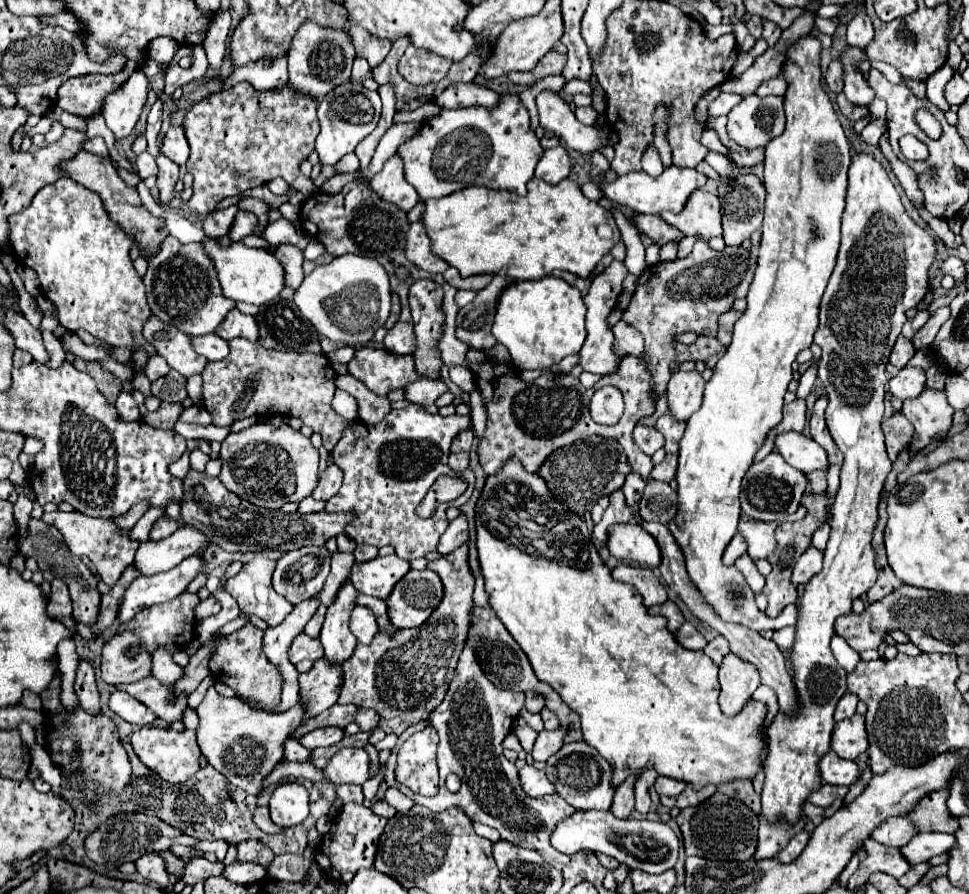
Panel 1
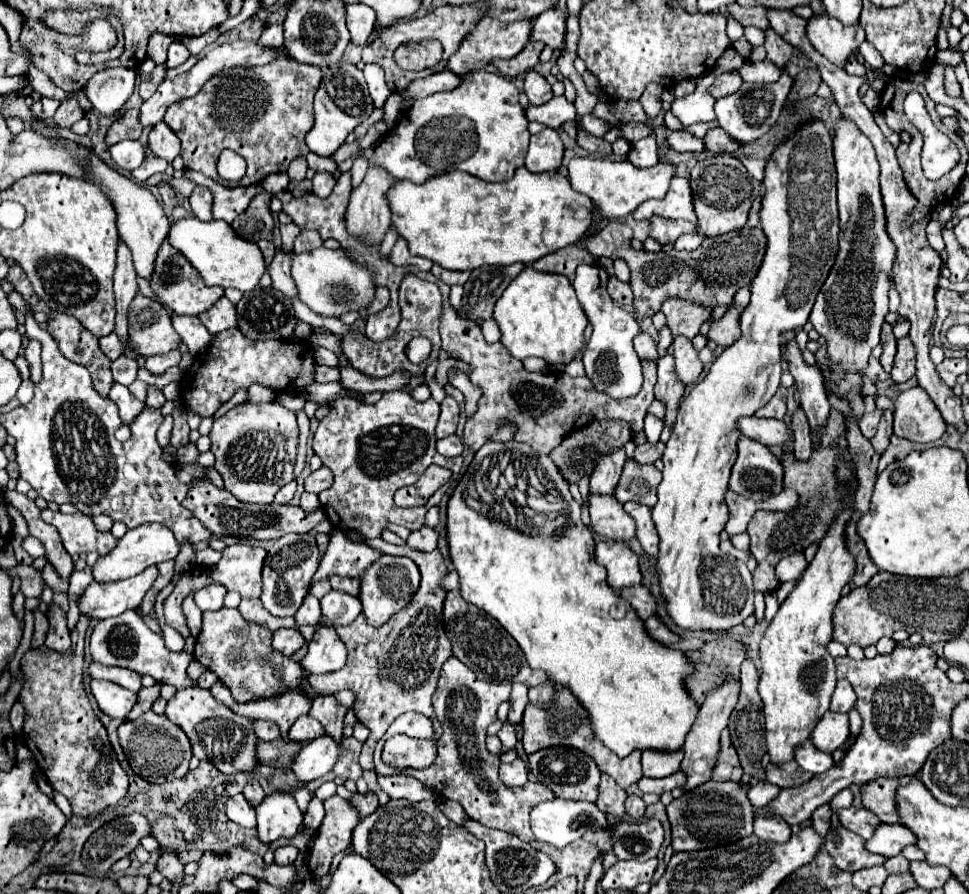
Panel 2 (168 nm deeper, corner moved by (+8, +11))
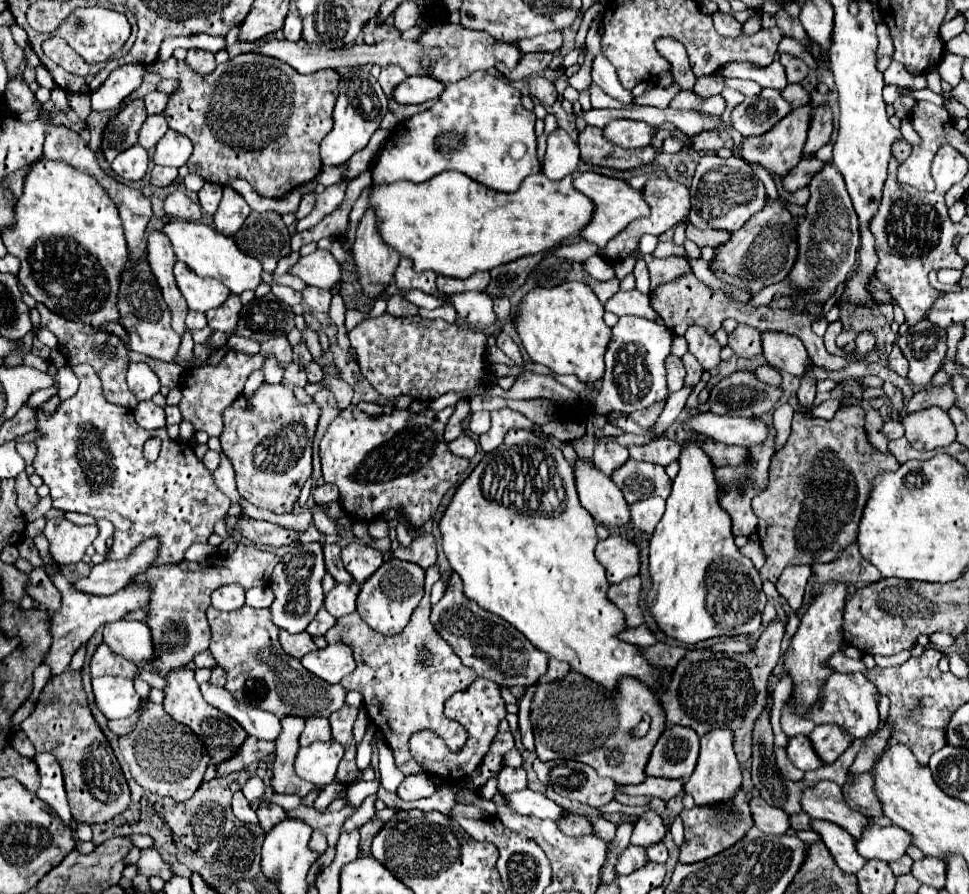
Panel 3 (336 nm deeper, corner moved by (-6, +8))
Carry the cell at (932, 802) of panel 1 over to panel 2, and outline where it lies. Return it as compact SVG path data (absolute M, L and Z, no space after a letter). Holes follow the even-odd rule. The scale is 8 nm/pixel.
M899 777L899 779L873 779L859 787L861 803L865 809L875 813L881 823L897 823L897 803L895 803L895 789L899 785L909 783L913 777Z

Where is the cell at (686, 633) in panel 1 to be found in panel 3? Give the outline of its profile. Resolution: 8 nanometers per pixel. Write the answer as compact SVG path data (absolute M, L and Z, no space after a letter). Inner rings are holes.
M637 626L637 628L627 628L627 632L623 632L623 636L619 636L621 640L627 640L629 644L635 644L635 646L653 646L657 644L657 638L655 634L647 628L647 626Z

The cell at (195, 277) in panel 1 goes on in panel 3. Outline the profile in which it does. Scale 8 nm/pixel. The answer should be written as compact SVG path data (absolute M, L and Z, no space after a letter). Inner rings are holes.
M183 262L175 264L175 282L183 298L187 300L189 310L197 310L197 312L219 308L231 294L223 284L219 284L217 280L207 280L207 278L197 276ZM201 306L207 306L207 308L201 308Z

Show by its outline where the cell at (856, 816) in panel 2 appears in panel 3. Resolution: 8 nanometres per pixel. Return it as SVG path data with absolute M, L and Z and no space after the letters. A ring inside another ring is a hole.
M821 780L815 786L807 788L803 792L801 804L803 804L803 810L811 818L833 822L833 824L845 828L855 838L861 838L863 830L869 824L867 816L863 816L861 812L847 806L841 788L829 780Z

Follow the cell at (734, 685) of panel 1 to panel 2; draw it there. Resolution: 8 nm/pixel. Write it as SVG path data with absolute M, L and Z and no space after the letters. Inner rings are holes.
M729 681L721 689L715 689L713 693L709 693L709 697L705 699L703 707L697 713L697 719L695 719L691 731L687 733L685 745L683 745L685 757L681 761L681 771L687 775L687 783L685 783L685 789L673 789L671 791L674 799L681 797L685 791L691 791L691 789L695 789L701 783L705 783L705 781L711 779L713 767L715 767L717 757L719 757L719 737L721 737L721 731L727 727L731 709L737 703L737 695L739 695L739 683L737 681Z

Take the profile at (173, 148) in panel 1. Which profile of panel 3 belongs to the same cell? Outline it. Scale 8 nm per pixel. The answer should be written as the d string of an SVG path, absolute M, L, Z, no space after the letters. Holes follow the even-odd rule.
M167 130L155 148L153 160L155 160L155 164L161 164L161 166L179 168L179 166L187 164L191 152L193 152L193 144L187 136L179 134L175 130Z

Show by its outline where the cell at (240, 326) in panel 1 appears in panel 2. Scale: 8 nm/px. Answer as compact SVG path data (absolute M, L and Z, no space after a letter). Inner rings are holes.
M221 297L211 309L207 309L205 313L199 313L197 317L201 319L201 323L207 327L207 331L211 335L217 335L217 333L237 325L235 305L227 297Z

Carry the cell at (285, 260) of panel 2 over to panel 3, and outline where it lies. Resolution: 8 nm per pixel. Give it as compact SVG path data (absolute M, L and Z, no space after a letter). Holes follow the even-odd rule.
M305 286L305 290L301 290L301 296L307 304L309 310L317 310L317 312L329 312L329 302L331 302L331 294L323 292L315 286Z

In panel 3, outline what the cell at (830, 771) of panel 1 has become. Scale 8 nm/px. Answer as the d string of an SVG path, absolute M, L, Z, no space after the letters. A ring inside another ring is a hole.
M795 736L789 740L789 746L787 746L787 754L791 758L791 762L803 770L803 772L809 772L809 770L817 770L823 764L823 760L817 756L817 752L813 750L811 746L811 740L807 736Z

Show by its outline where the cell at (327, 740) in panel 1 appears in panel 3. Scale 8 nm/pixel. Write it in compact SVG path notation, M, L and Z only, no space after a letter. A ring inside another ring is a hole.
M307 718L307 726L301 734L301 746L309 746L313 742L331 740L331 726L327 718Z

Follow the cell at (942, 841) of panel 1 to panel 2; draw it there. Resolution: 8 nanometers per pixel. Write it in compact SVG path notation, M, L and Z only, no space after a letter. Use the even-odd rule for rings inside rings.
M881 823L881 825L877 825L873 837L865 843L865 849L889 859L889 857L895 857L897 853L901 853L903 847L913 845L915 841L917 841L917 837L907 827L903 827L899 823Z

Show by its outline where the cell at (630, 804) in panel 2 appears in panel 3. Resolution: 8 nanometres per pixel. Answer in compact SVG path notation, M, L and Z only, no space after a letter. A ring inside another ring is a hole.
M647 810L639 816L639 820L635 824L631 844L647 846L647 844L655 844L655 842L663 840L663 836L665 836L665 826L661 822L661 816L653 810Z

